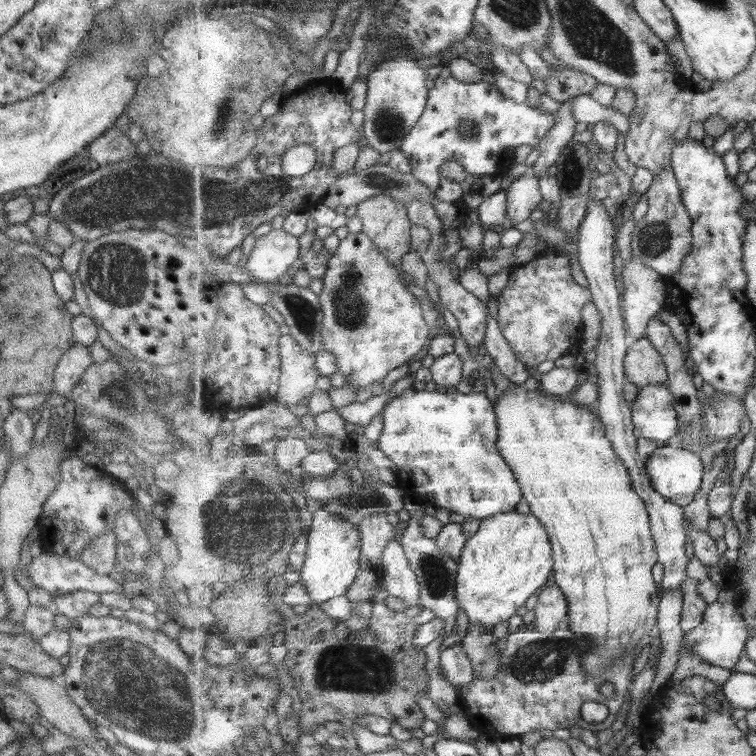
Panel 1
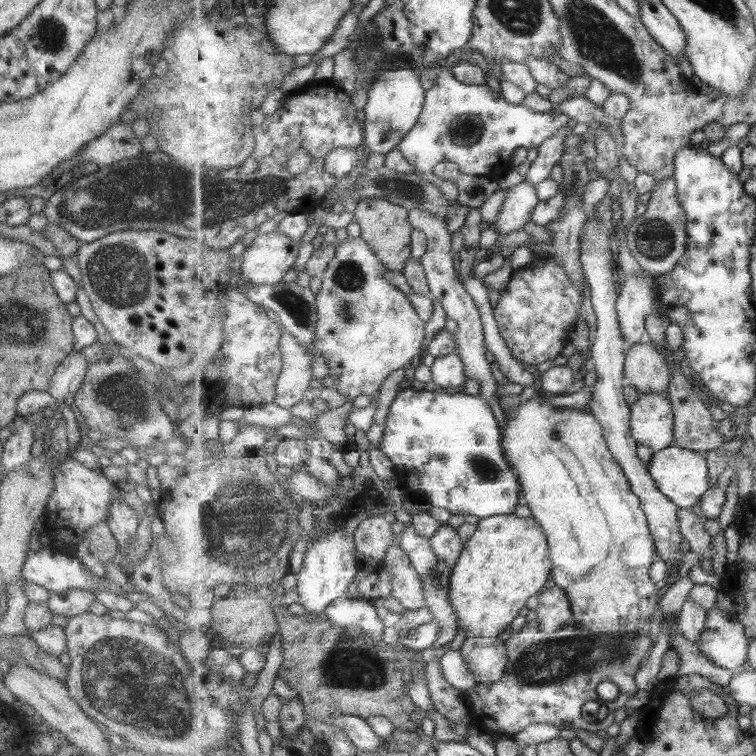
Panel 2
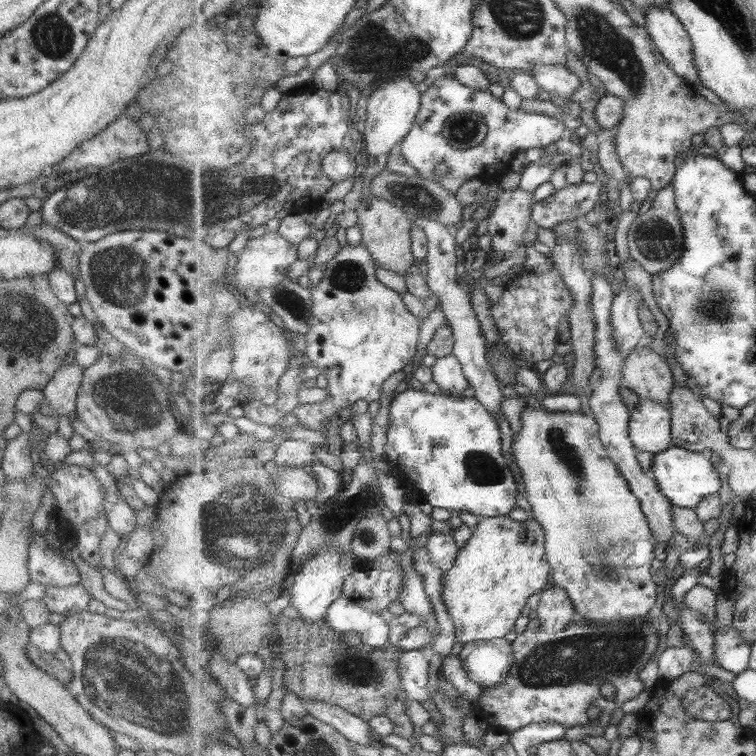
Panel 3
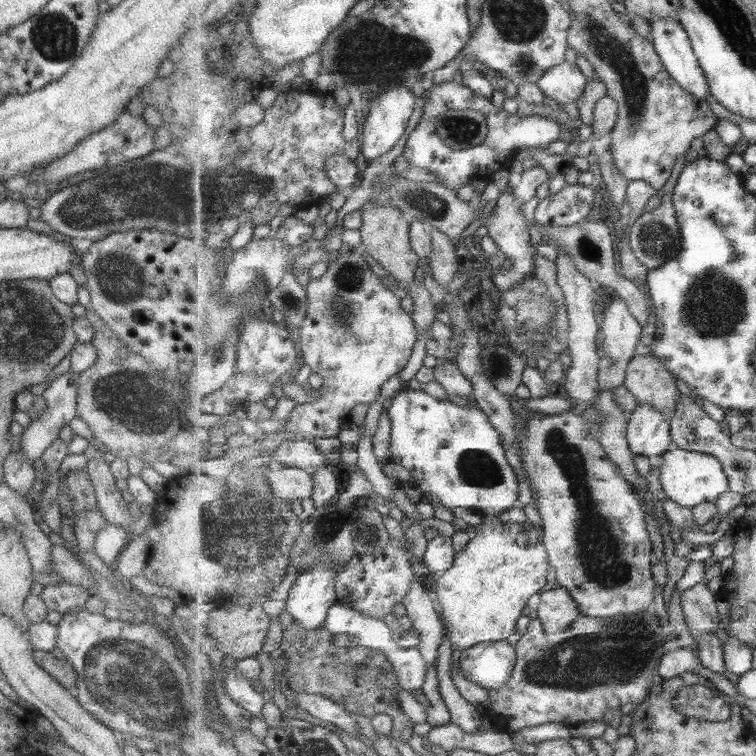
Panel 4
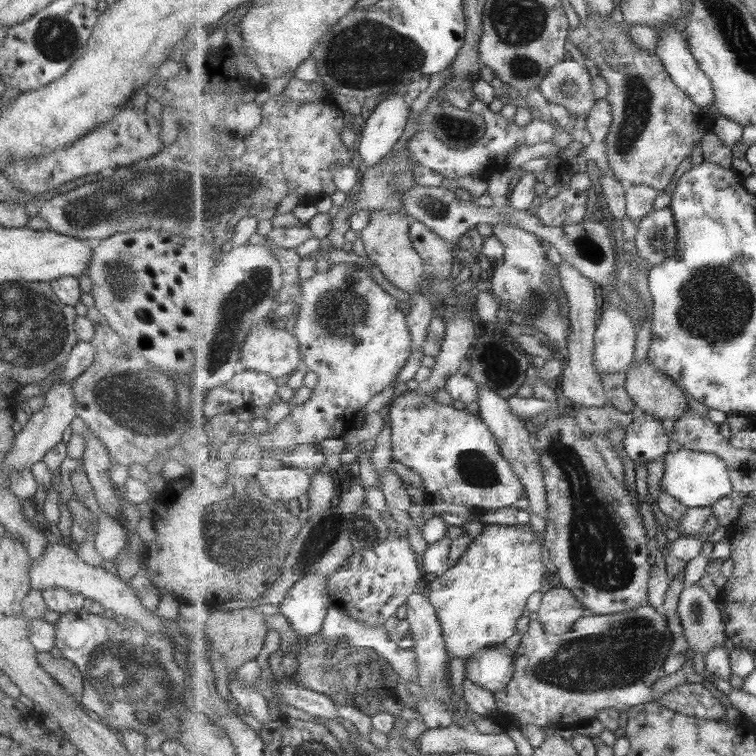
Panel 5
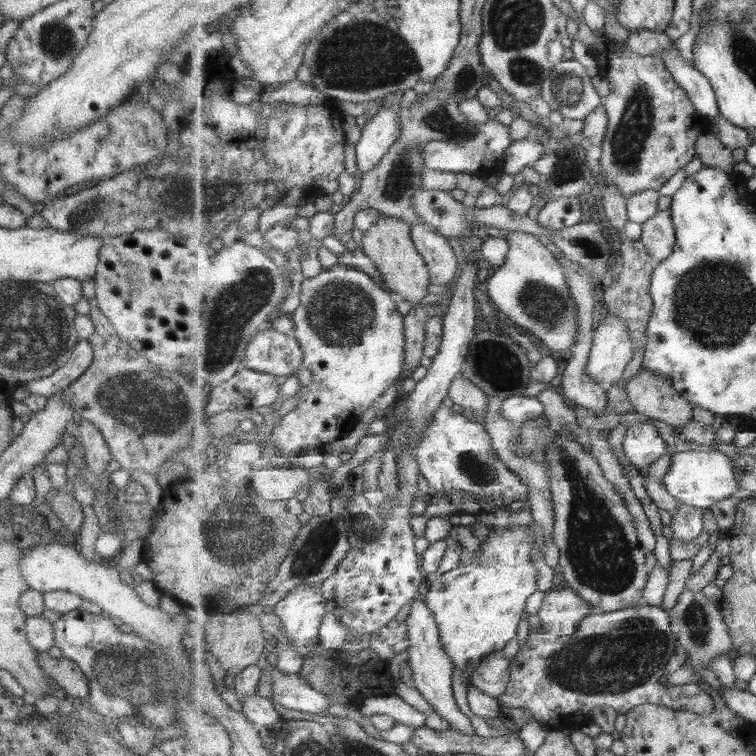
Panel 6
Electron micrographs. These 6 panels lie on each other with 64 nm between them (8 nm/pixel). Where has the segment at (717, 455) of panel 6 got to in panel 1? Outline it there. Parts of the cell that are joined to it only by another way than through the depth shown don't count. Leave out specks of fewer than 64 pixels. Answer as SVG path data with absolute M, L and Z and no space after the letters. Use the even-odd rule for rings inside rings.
M668 444L665 447L658 448L646 462L647 472L651 475L653 487L667 501L679 504L683 509L693 503L697 494L703 486L705 476L705 464L695 451L691 448L685 448L675 444Z

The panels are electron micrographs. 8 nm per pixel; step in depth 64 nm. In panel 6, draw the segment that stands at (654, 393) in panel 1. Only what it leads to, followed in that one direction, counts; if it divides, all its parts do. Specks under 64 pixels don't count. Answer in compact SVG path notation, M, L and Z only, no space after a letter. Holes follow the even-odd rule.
M651 420L629 427L623 440L623 451L634 470L645 471L667 453L667 444Z

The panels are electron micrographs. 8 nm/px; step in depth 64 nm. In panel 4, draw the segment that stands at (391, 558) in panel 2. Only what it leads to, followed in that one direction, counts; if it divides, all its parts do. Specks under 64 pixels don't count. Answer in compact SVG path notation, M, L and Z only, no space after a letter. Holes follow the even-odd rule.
M415 577L409 594L402 602L406 608L406 614L413 620L413 627L421 634L418 649L421 650L428 669L431 669L436 661L438 664L439 648L445 636L445 624L443 624L434 594L426 583L420 584Z

